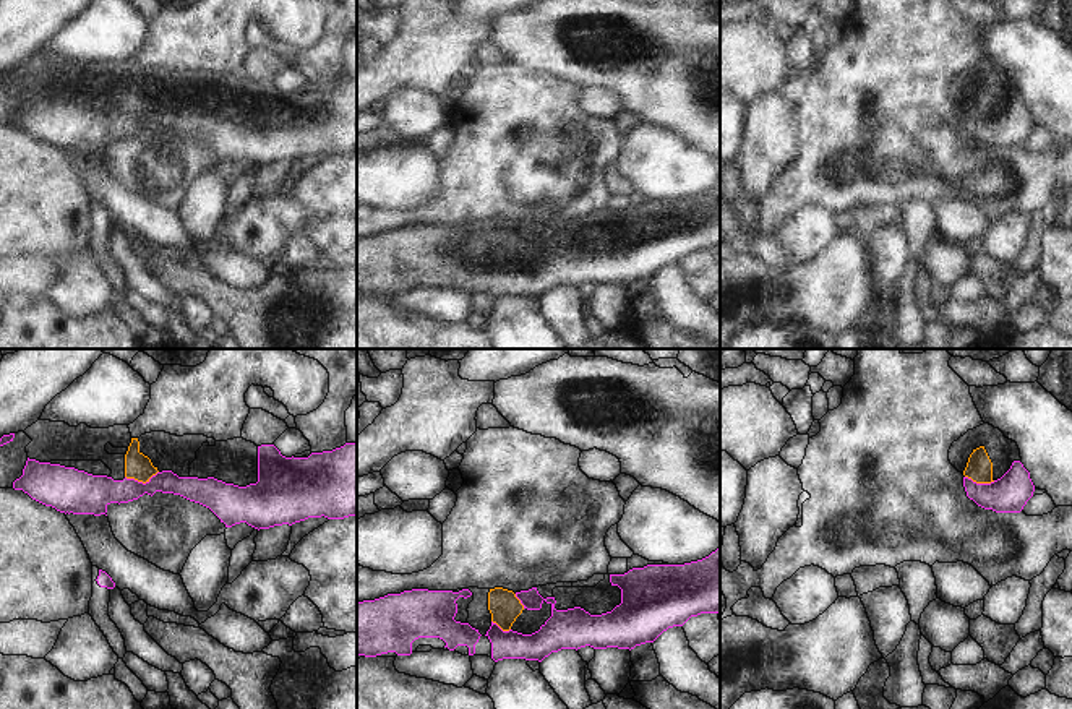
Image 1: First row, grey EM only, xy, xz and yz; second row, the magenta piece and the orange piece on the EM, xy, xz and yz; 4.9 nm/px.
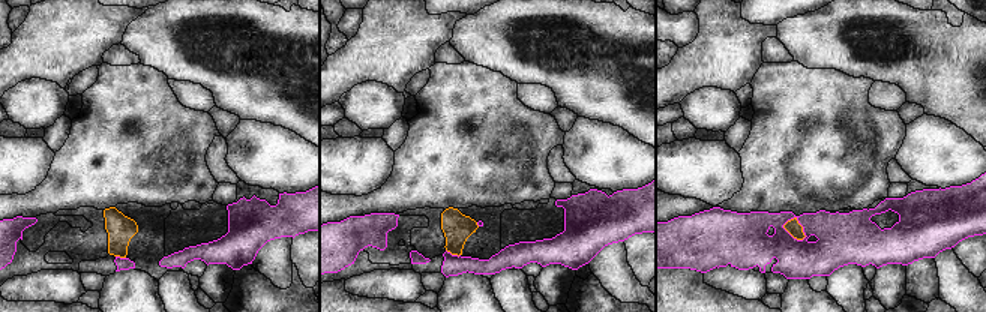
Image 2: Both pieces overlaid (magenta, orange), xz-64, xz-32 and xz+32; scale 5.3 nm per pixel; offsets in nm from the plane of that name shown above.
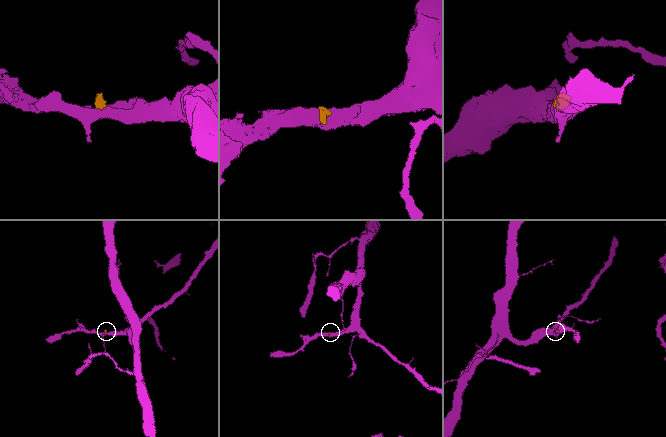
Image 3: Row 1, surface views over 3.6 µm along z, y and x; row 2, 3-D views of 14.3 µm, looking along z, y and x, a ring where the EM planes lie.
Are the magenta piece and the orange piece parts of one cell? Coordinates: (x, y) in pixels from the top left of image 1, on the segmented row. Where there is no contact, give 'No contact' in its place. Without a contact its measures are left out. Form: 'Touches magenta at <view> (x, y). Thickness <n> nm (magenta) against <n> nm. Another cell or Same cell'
Touches magenta at xy (141, 482). Thickness 180 nm (magenta) against 130 nm. Same cell

